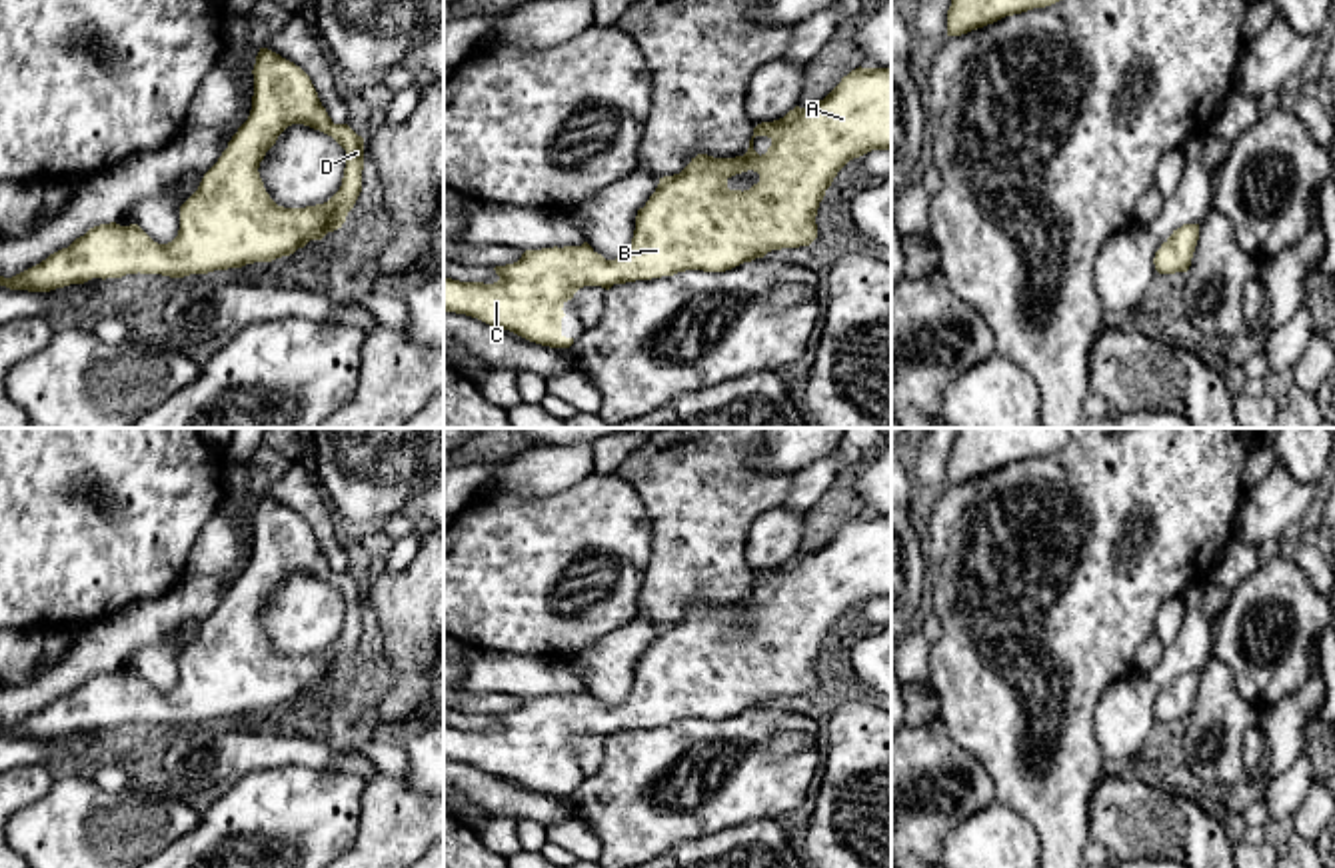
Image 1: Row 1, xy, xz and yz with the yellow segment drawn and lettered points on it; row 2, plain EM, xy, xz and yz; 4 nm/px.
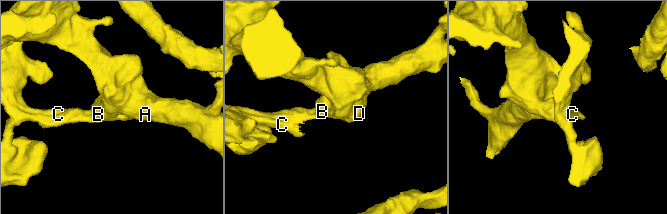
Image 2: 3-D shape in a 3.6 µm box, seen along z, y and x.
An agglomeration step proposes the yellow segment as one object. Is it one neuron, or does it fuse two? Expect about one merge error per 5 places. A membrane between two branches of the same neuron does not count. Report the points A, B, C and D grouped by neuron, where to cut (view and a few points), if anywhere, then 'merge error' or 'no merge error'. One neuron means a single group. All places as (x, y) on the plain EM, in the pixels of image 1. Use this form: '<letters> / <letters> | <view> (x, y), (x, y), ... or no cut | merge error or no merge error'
A B C D | no cut | no merge error

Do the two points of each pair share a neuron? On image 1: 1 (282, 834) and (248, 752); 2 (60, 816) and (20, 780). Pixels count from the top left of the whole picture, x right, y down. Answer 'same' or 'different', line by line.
1: different
2: different

